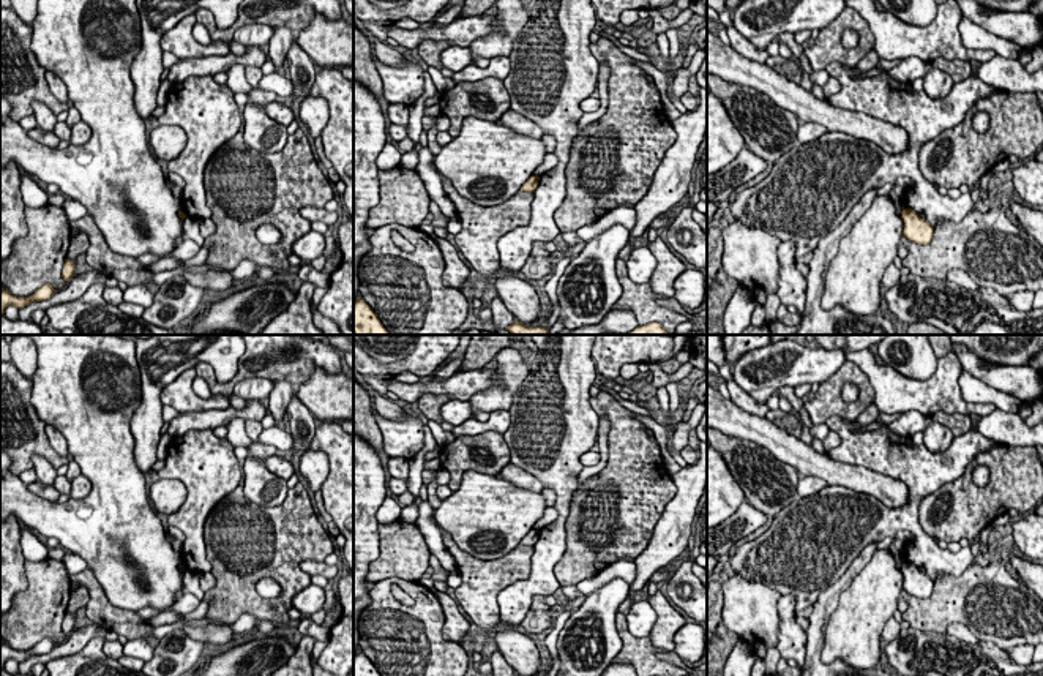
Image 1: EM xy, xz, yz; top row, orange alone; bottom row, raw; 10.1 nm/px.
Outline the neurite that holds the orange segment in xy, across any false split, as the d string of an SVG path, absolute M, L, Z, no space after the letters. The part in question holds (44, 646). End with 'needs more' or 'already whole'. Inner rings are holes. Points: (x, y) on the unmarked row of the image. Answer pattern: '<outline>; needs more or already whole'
M49 637L41 640L35 648L32 648L28 651L17 651L17 649L13 649L9 644L2 643L0 644L0 670L5 667L8 659L14 659L21 663L32 655L49 654L55 646L57 644Z; already whole

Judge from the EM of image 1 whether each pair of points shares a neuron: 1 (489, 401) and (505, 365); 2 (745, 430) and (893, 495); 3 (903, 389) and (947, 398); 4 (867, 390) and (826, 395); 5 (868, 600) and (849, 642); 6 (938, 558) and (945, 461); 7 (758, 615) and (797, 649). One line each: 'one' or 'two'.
1: one
2: one
3: one
4: one
5: one
6: one
7: two

